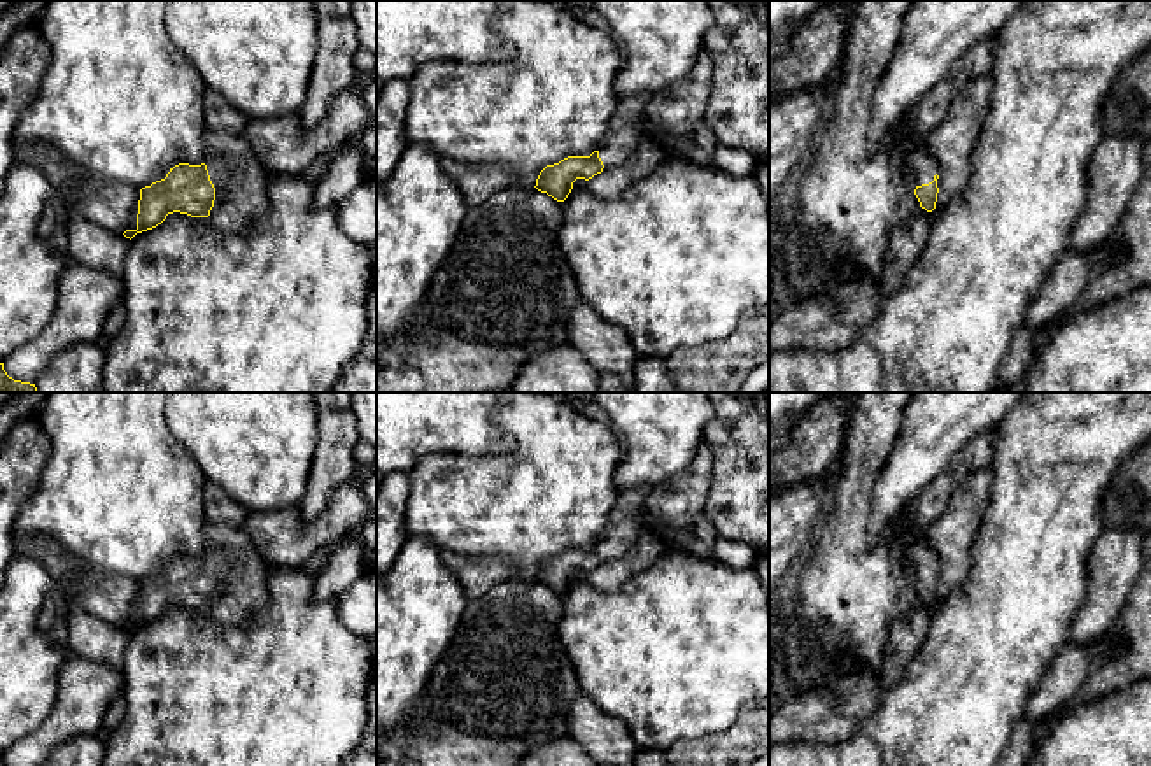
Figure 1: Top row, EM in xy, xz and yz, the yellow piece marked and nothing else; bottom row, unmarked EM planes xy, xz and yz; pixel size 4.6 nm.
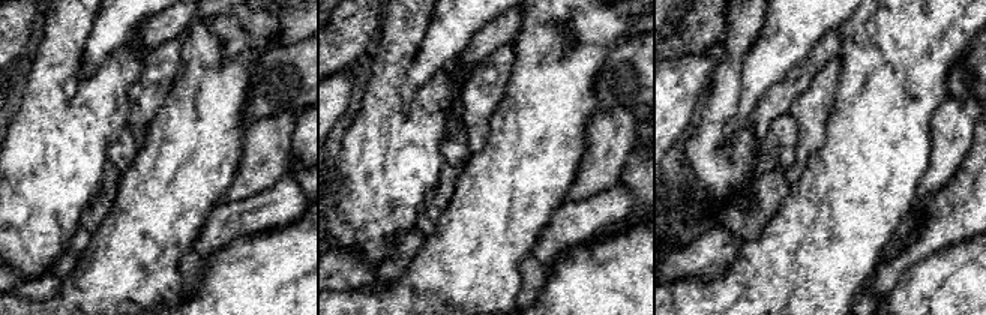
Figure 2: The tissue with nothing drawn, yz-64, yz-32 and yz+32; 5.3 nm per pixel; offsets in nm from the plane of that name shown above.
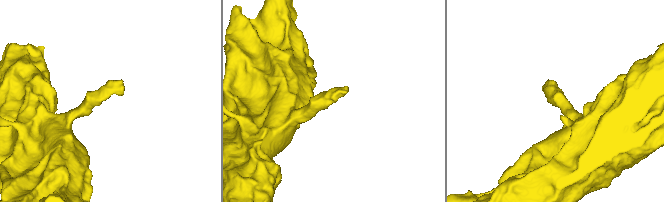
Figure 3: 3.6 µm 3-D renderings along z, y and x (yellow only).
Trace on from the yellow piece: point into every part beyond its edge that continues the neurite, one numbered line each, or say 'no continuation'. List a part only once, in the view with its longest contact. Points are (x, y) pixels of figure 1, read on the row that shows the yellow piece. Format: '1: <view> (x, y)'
1: yz (922, 165)

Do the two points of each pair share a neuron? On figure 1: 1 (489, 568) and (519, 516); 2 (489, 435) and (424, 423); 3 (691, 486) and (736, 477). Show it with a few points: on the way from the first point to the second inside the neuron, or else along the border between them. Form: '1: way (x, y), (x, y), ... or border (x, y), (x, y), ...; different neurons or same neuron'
1: border (456, 551), (500, 556), (514, 577); different neurons
2: way (473, 432), (465, 423), (440, 423); same neuron
3: border (706, 442), (712, 453), (712, 486), (701, 512); different neurons

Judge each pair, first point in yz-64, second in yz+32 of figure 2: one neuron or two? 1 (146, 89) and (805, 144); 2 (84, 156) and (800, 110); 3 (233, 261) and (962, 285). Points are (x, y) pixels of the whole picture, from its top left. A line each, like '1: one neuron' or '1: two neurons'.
1: one neuron
2: two neurons
3: one neuron

